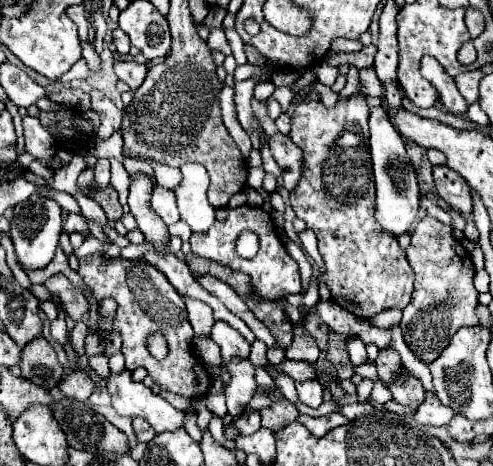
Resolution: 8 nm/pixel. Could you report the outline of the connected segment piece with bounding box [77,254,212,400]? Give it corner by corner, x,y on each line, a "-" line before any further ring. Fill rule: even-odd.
89,256
79,260
77,274
89,288
89,294
101,304
107,296
115,298
119,308
113,320
113,332
121,334
123,356
129,370
145,368
147,374
159,382
165,390
175,392
187,400
201,398
208,393
212,379
203,364
191,350
193,328
187,320
187,308
181,294
169,284
165,274
145,260
123,260
123,258
103,258
-
153,334
163,334
169,346
169,352
163,360
151,356
147,348
147,338

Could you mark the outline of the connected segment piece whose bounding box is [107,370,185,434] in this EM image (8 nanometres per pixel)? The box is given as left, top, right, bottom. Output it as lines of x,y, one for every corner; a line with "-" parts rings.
129,370
123,374
111,374
107,378
107,386
113,398
111,406
117,410
117,414
145,418
155,434
183,428
183,412
175,410
165,398
155,396
141,382
133,382

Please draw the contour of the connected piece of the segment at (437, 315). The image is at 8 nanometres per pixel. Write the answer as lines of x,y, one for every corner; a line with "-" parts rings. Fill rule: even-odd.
425,216
415,226
411,246
407,248
407,260
415,272
415,290
411,302
403,310
401,330
411,352
425,364
431,364
449,344
451,336
463,326
475,326
477,290
473,286
473,264
465,262
467,252
457,248
457,240
451,236
451,226
441,224
433,216

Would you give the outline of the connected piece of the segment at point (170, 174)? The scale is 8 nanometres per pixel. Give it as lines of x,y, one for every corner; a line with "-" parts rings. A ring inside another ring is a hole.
131,156
131,158
139,160
139,162
147,162
153,168
159,186
165,186
165,188
173,190
181,182
181,170
179,168
171,168
167,164
161,164
161,162
155,162
151,158
143,158
143,156

